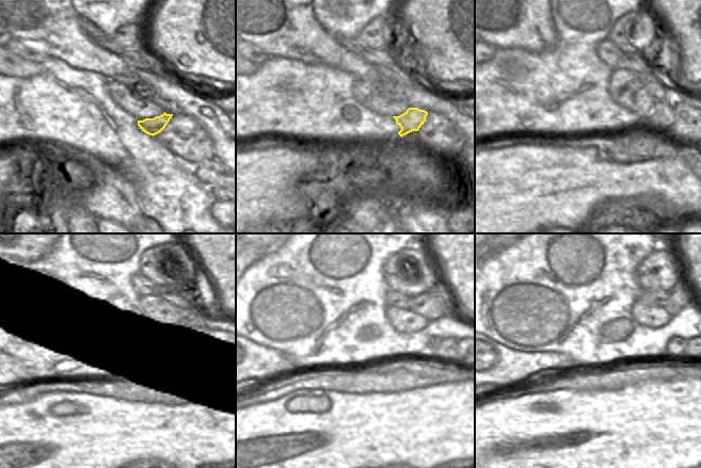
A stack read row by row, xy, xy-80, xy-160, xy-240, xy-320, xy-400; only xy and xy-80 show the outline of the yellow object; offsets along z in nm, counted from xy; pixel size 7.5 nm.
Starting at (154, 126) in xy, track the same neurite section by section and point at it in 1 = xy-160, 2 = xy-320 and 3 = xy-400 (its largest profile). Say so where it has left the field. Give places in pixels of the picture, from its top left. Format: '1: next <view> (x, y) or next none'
1: next xy-160 (662, 116)
2: next xy-320 (447, 350)
3: next xy-400 (691, 352)

